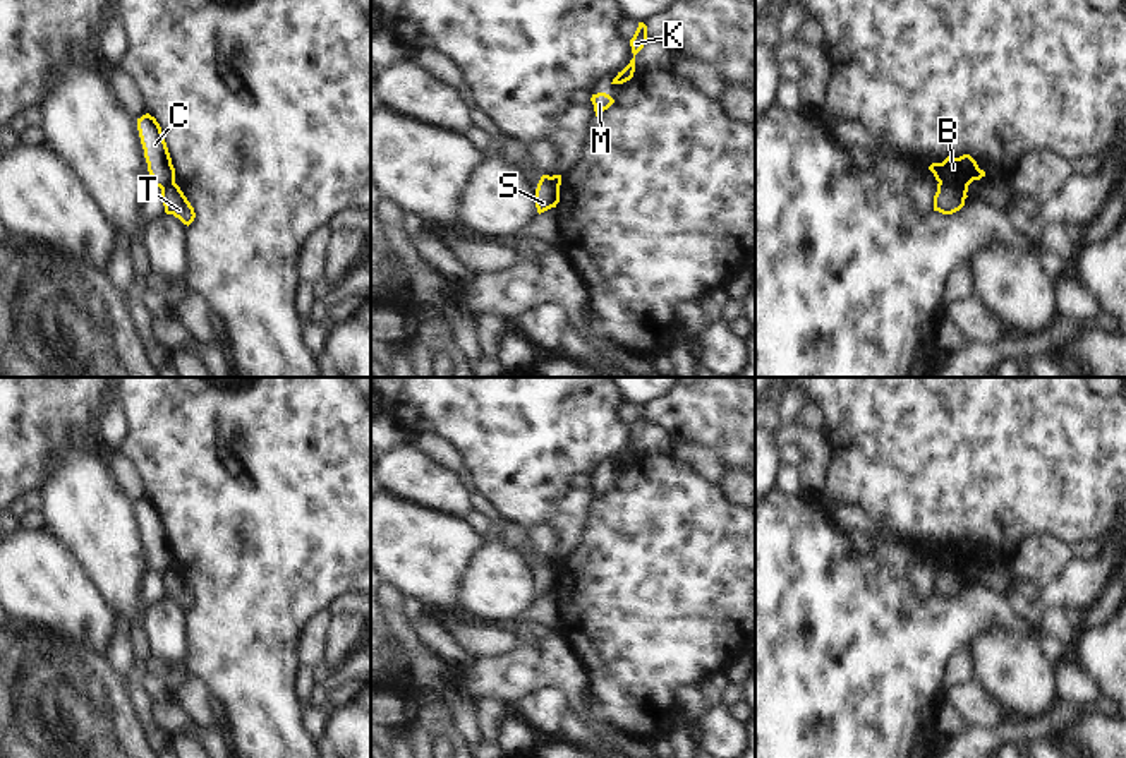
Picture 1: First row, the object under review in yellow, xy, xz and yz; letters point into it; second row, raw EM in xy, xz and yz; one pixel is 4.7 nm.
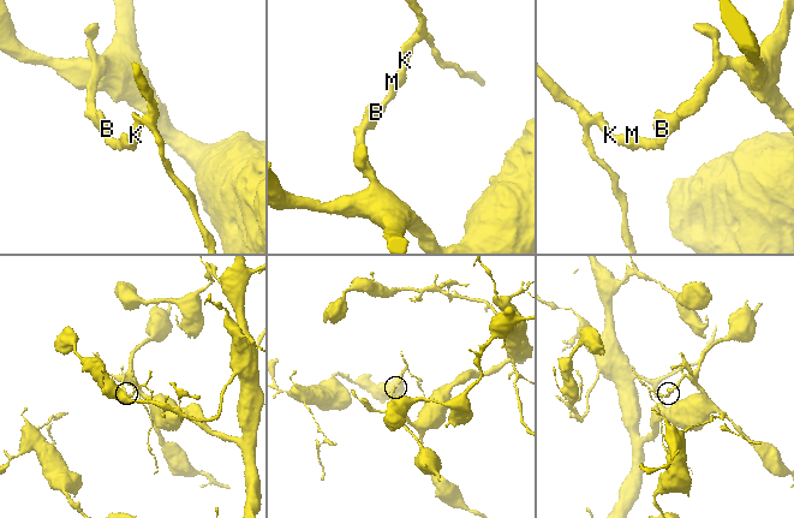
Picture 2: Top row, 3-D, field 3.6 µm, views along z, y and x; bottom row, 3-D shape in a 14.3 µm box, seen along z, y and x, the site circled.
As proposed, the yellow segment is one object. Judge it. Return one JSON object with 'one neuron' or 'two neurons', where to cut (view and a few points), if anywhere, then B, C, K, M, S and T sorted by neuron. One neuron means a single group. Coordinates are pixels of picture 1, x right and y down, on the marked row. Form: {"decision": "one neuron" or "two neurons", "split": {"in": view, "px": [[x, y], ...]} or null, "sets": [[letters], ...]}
{"decision": "two neurons", "split": {"in": "yz", "px": [[939, 182], [948, 182], [965, 192]]}, "sets": [["B", "C", "S"], ["K", "M", "T"]]}

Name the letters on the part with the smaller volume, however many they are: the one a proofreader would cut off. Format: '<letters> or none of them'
K, M, T

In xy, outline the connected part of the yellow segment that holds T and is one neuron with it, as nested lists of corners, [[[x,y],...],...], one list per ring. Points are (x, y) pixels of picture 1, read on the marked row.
[[[170,183],[161,190],[161,201],[166,214],[173,214],[187,226],[194,221],[194,208],[177,183]]]

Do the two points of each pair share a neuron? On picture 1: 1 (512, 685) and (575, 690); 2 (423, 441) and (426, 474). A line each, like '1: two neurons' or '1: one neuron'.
1: one neuron
2: two neurons

